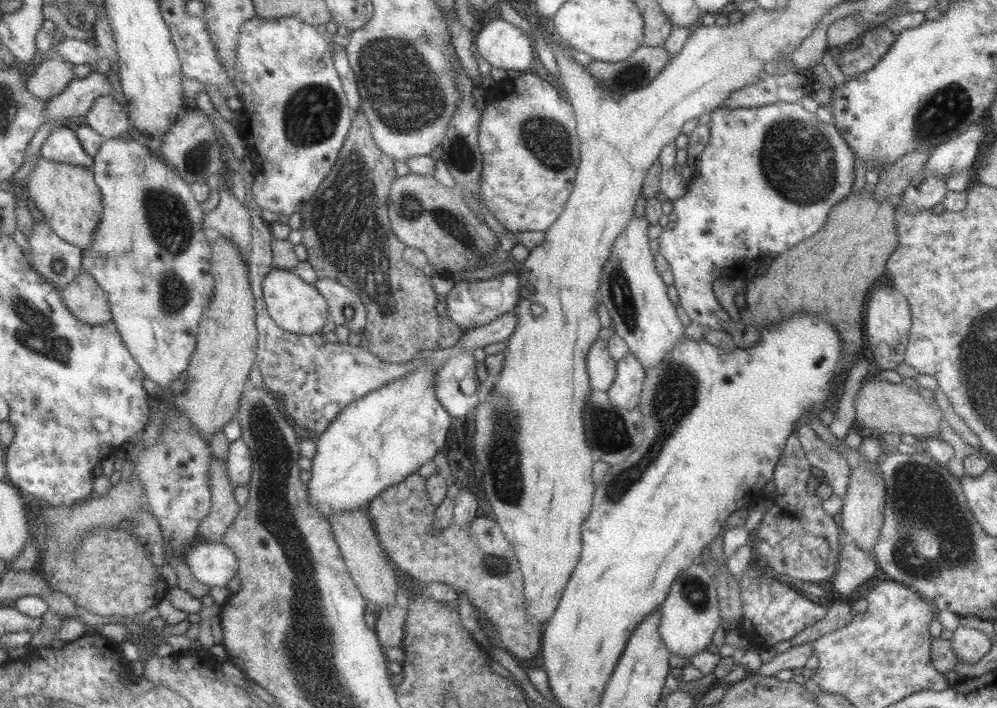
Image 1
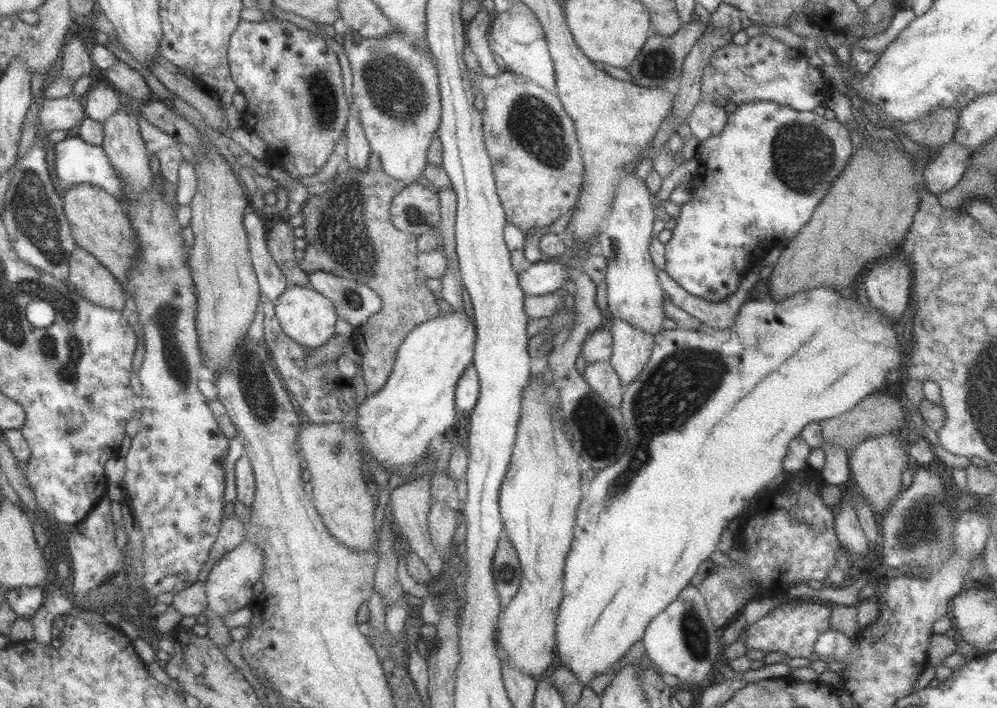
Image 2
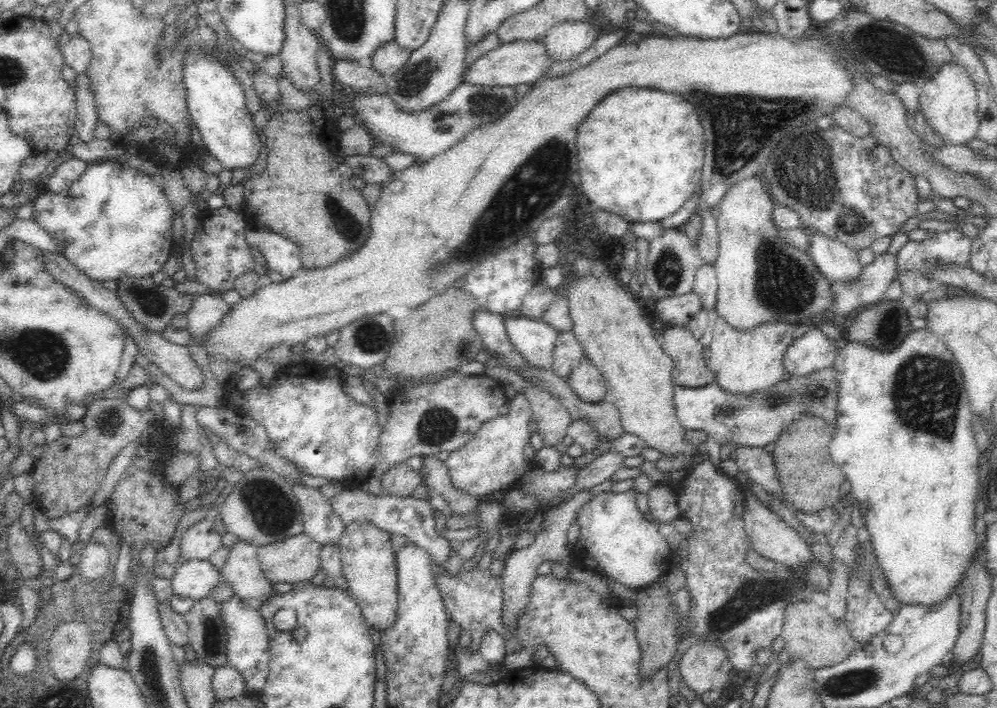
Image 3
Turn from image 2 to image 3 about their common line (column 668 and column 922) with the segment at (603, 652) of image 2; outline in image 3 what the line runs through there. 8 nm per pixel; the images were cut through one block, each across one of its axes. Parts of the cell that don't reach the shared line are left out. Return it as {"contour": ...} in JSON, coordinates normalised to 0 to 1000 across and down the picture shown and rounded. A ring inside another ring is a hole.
{"contour":[[[915,466],[911,476],[904,484],[901,493],[895,496],[879,494],[871,487],[851,482],[843,483],[842,500],[837,506],[835,518],[839,521],[839,538],[841,538],[841,572],[839,576],[839,610],[832,623],[830,638],[832,647],[845,662],[849,678],[853,682],[855,706],[862,720],[861,734],[871,753],[873,770],[879,778],[879,790],[883,794],[883,802],[887,805],[893,833],[906,853],[926,853],[935,856],[947,842],[955,836],[955,831],[961,825],[961,819],[968,811],[971,794],[982,771],[983,757],[977,750],[979,734],[979,706],[981,706],[981,648],[983,637],[976,612],[975,583],[973,561],[969,551],[967,532],[955,497],[943,476],[928,466]]]}

